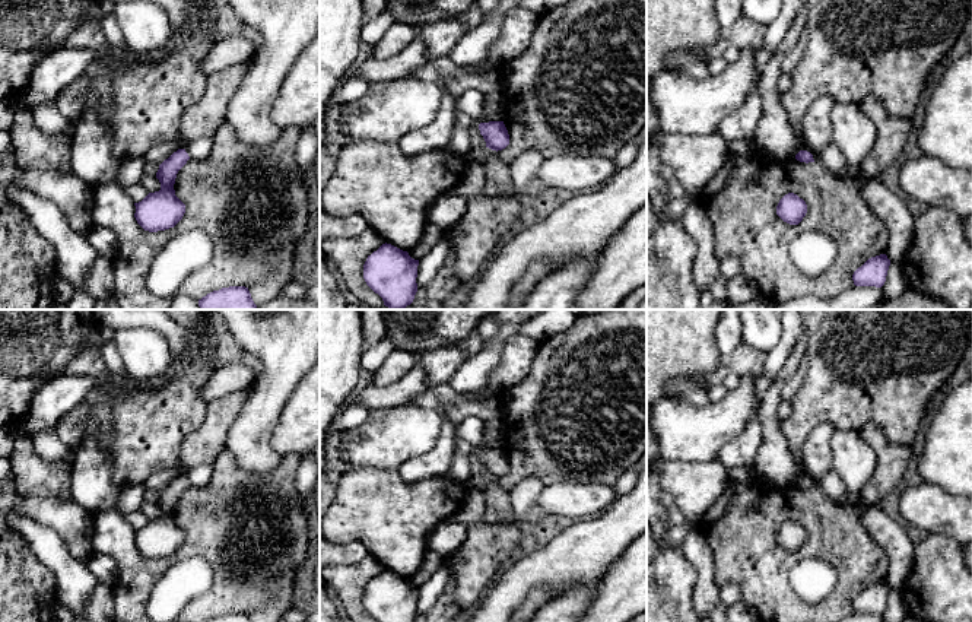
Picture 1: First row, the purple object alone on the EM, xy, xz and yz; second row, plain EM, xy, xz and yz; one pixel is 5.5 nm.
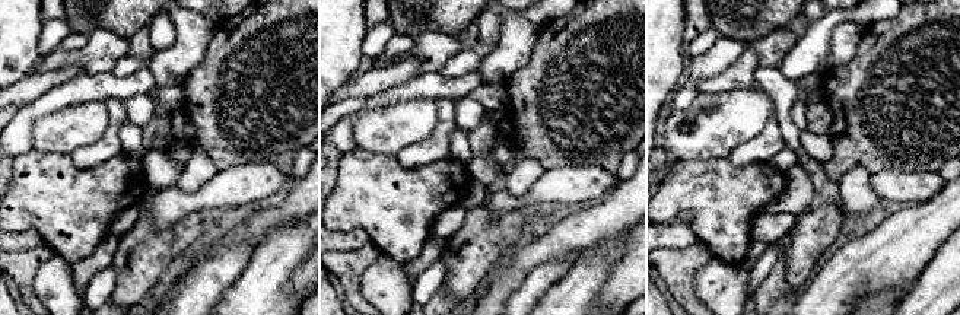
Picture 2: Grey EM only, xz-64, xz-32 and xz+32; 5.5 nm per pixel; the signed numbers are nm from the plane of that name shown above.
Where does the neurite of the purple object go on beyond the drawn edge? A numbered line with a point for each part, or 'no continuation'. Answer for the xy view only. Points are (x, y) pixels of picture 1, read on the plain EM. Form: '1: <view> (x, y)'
no continuation

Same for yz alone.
no continuation

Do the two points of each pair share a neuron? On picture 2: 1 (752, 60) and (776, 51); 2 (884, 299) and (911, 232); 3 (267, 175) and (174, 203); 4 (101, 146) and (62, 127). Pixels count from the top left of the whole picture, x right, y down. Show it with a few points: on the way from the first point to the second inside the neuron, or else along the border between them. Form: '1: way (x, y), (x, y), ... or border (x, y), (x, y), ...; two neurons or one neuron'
1: border (749, 45), (756, 53), (759, 66); two neurons
2: border (914, 279), (873, 293), (867, 299); two neurons
3: way (244, 183), (225, 187), (197, 200); one neuron
4: border (107, 111), (107, 130), (94, 143), (69, 153); two neurons

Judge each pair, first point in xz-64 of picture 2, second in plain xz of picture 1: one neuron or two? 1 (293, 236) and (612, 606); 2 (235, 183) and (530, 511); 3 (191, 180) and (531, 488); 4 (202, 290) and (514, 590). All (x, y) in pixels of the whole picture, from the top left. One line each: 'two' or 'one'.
1: two
2: two
3: one
4: two

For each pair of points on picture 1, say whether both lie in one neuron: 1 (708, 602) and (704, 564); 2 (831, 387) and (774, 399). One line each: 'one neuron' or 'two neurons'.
1: one neuron
2: two neurons

